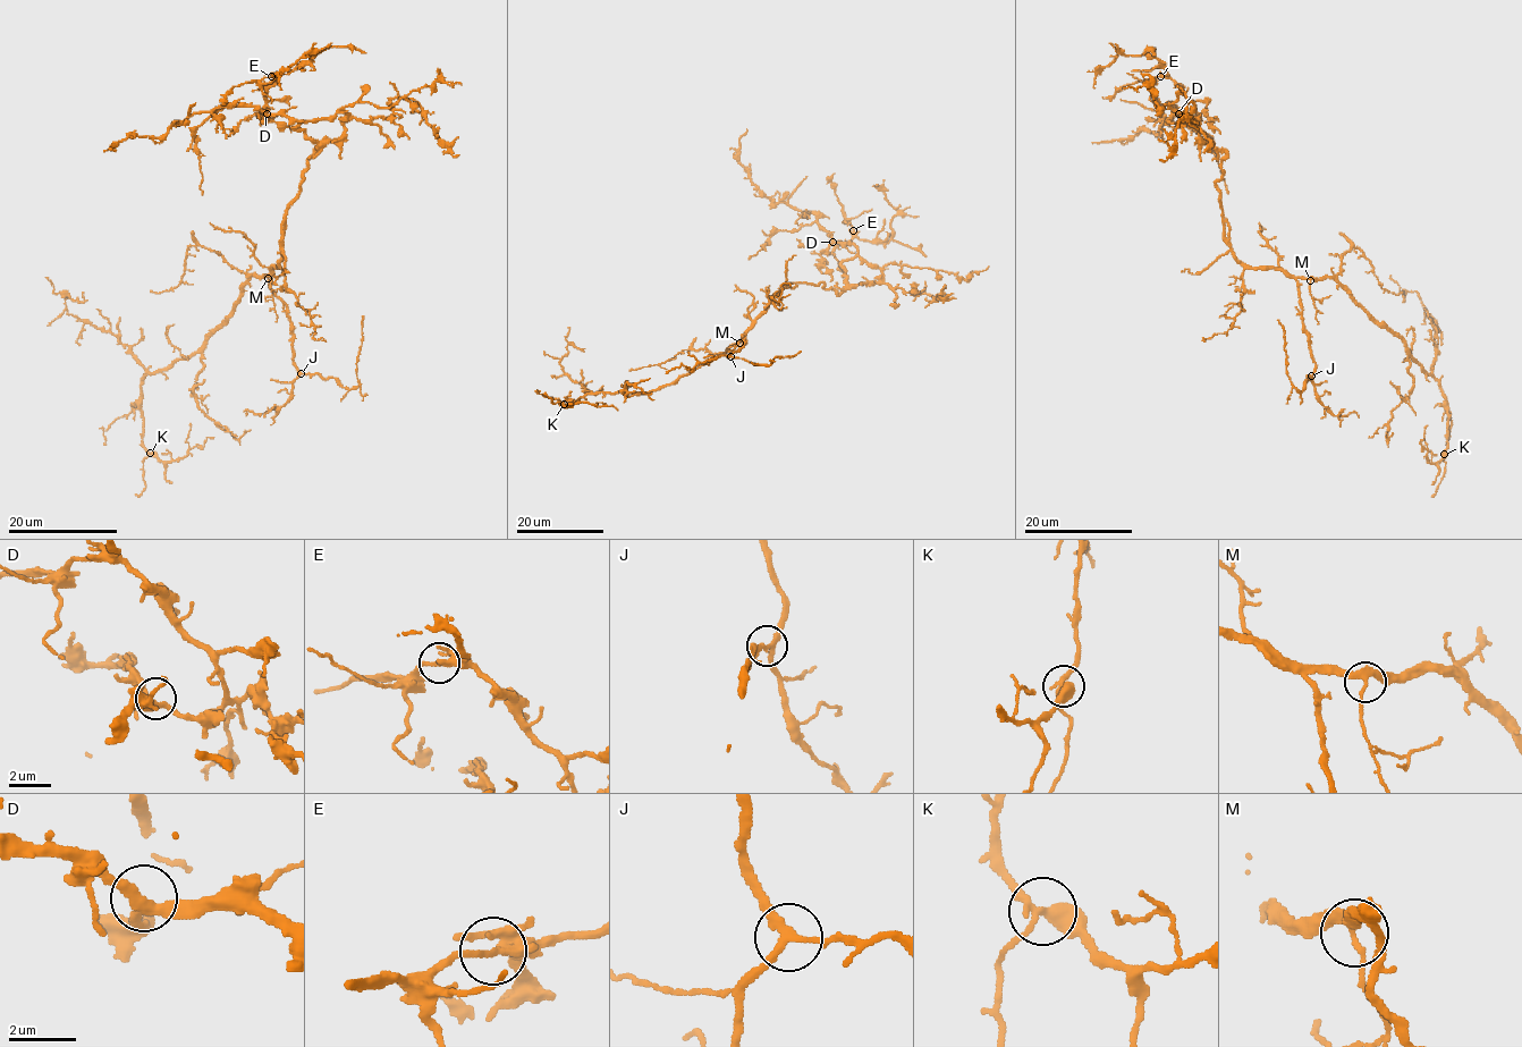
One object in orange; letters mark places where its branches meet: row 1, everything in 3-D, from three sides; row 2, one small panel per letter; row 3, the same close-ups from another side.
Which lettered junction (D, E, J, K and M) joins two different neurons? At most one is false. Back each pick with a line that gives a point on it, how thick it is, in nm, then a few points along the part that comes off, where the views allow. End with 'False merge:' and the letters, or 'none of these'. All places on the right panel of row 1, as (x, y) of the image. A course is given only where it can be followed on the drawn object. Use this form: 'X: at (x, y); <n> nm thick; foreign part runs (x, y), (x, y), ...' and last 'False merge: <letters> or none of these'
False merge: none of these

